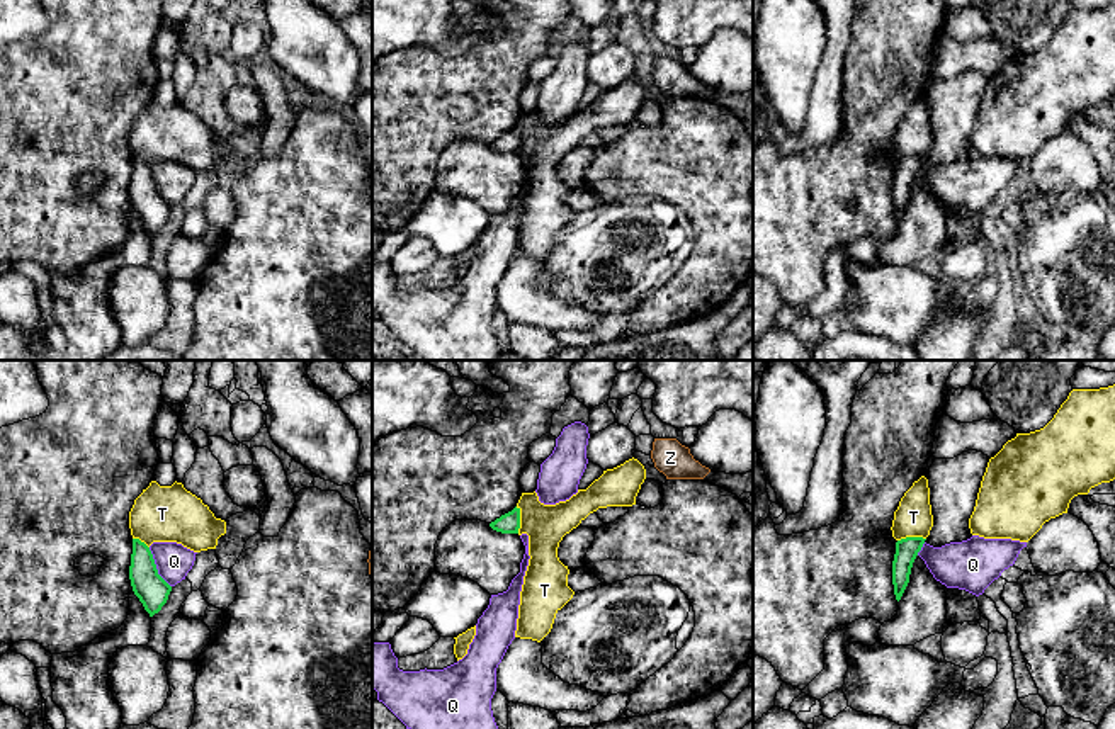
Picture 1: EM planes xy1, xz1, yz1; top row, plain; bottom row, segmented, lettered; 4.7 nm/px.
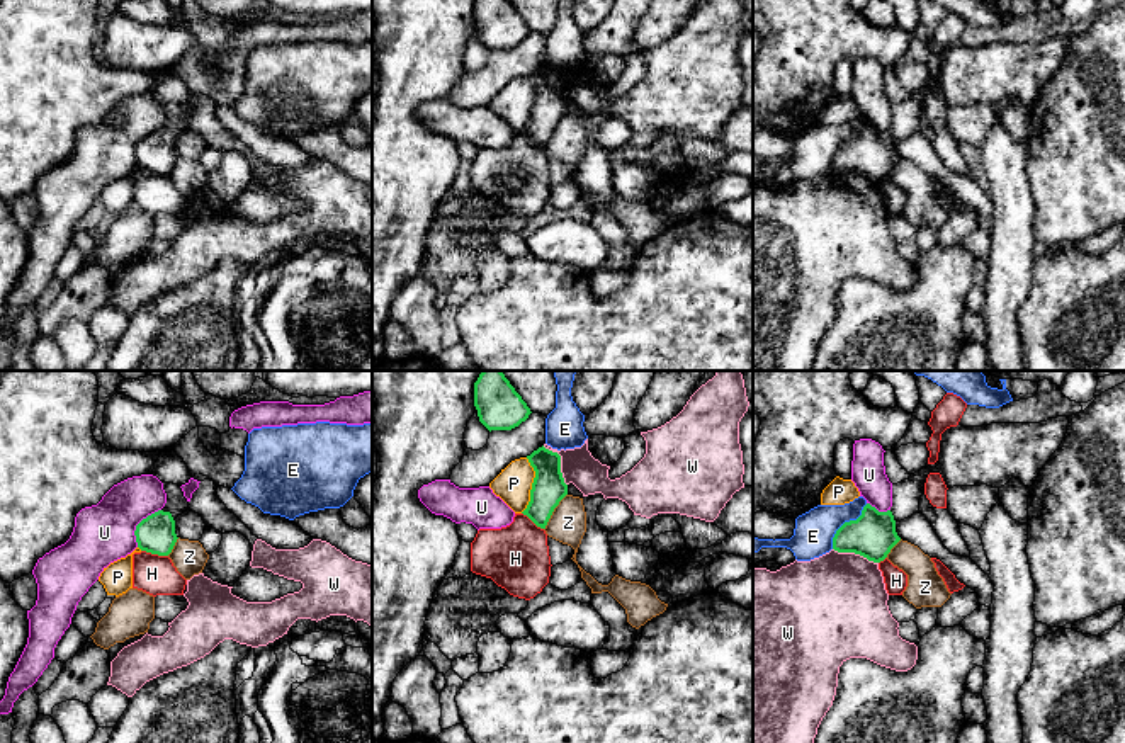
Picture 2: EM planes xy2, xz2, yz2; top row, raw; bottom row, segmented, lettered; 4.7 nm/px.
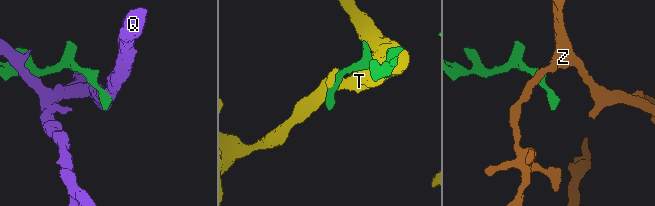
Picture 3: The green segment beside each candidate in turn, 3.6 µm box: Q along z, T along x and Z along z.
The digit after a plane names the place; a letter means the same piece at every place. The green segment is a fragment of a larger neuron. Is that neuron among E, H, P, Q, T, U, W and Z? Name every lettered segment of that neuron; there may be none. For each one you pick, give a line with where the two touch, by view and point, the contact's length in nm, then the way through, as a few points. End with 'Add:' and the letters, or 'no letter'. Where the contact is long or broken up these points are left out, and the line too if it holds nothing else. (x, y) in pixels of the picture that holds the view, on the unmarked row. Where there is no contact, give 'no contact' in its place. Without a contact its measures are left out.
Add: no letter

